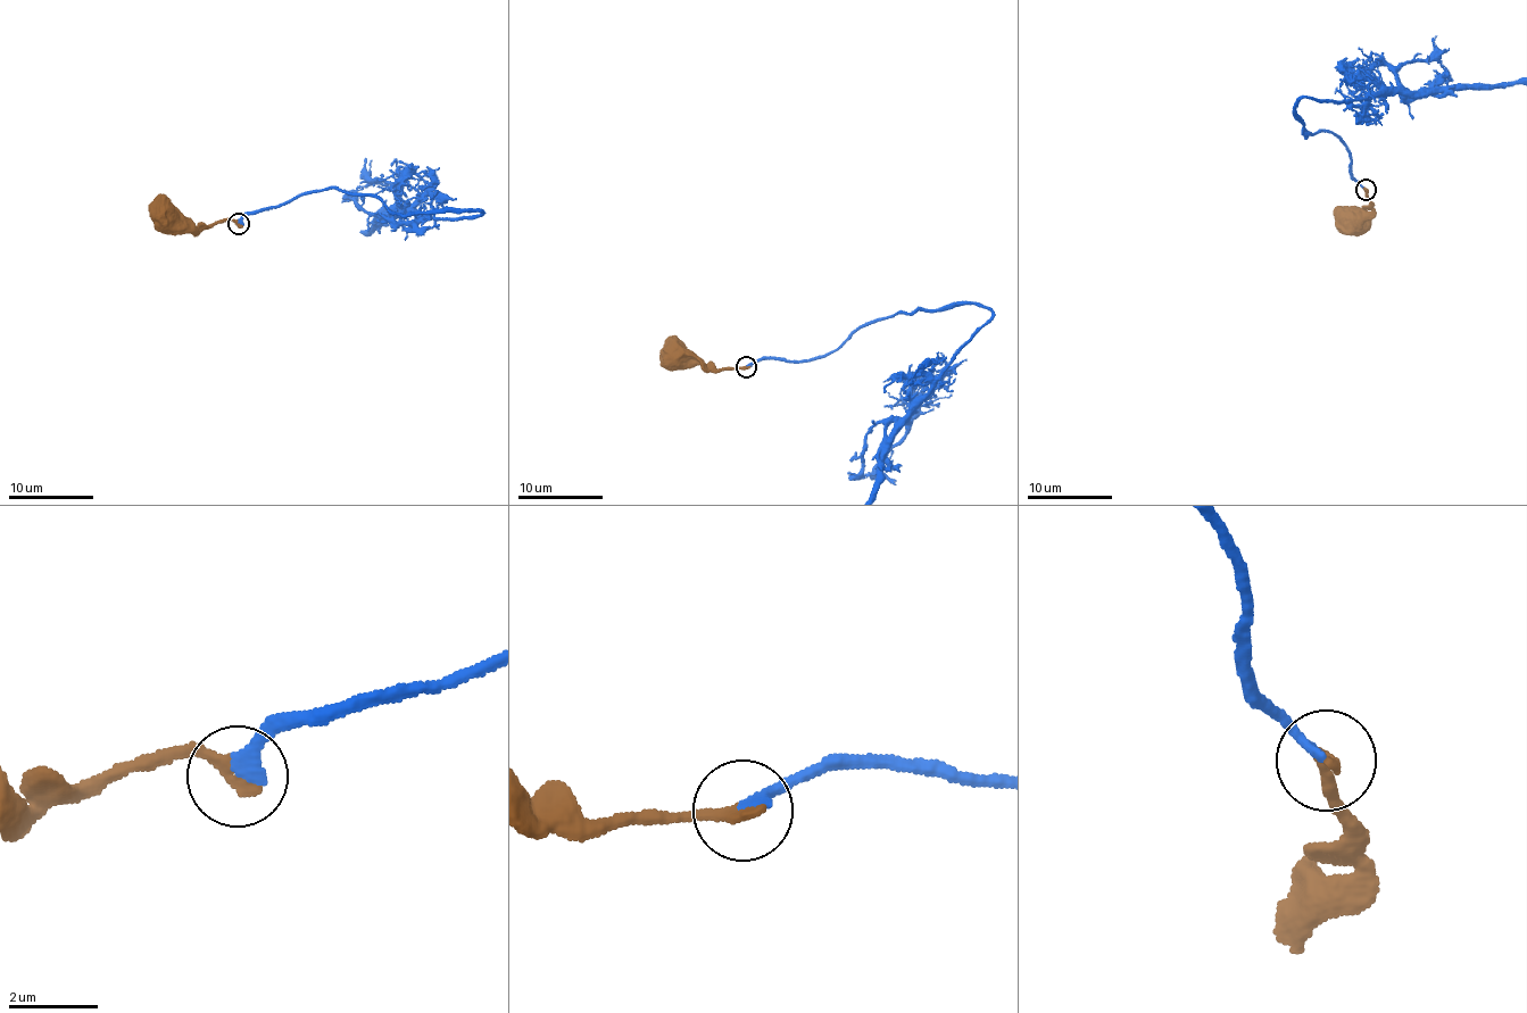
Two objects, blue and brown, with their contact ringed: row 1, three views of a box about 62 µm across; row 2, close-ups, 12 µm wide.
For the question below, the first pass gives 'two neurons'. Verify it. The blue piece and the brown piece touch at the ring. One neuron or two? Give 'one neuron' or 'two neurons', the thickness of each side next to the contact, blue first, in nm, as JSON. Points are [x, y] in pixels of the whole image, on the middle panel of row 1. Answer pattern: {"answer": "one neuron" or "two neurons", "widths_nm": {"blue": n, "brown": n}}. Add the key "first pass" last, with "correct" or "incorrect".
{"answer": "one neuron", "widths_nm": {"blue": 260, "brown": 280}, "first pass": "incorrect"}

